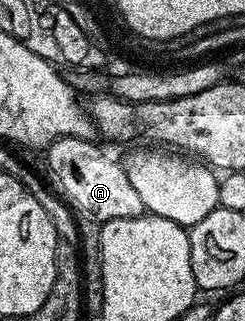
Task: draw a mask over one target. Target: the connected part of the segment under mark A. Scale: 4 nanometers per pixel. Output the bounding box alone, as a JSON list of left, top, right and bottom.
[45,137,146,225]

